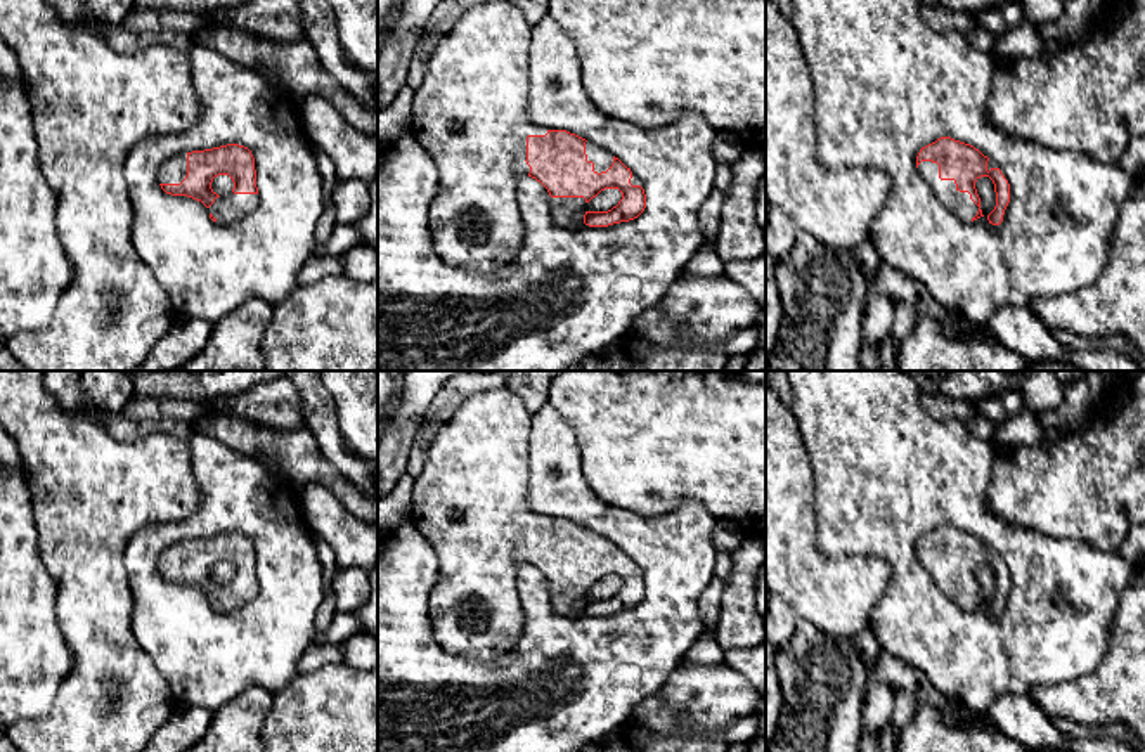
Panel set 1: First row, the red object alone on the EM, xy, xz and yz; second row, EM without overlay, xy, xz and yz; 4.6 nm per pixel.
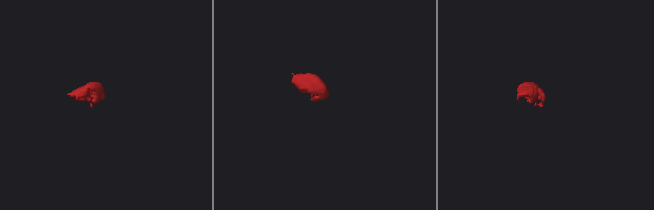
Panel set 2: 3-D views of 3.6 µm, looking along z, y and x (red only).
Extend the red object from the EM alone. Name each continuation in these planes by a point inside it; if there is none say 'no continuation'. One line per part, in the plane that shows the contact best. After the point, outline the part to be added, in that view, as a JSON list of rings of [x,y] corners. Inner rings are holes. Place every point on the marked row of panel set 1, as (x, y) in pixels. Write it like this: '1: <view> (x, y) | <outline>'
1: xy (174, 170) | [[[187,152],[166,159],[158,172],[159,184],[180,184],[187,175]]]
2: yz (958, 203) | [[[922,161],[918,172],[932,189],[935,198],[961,222],[968,224],[977,215],[979,206],[970,199],[968,192],[960,192],[954,180],[939,178],[939,165],[932,161]]]

